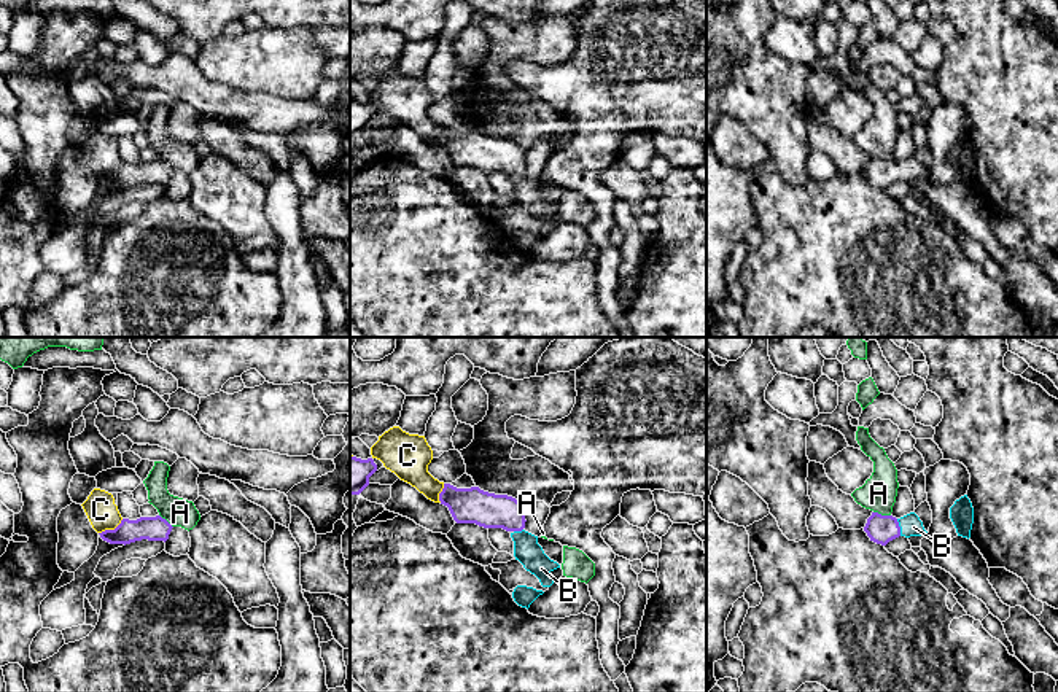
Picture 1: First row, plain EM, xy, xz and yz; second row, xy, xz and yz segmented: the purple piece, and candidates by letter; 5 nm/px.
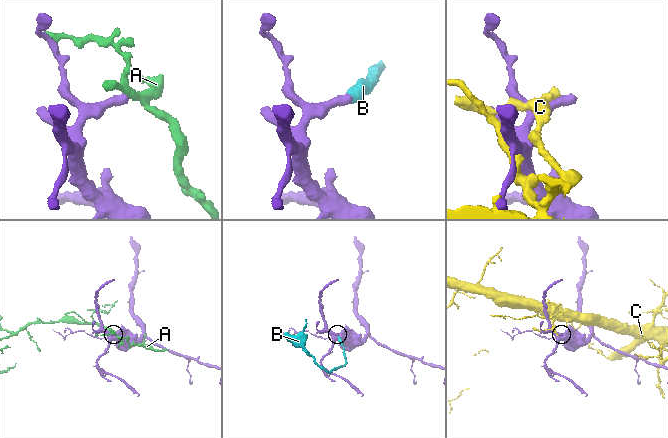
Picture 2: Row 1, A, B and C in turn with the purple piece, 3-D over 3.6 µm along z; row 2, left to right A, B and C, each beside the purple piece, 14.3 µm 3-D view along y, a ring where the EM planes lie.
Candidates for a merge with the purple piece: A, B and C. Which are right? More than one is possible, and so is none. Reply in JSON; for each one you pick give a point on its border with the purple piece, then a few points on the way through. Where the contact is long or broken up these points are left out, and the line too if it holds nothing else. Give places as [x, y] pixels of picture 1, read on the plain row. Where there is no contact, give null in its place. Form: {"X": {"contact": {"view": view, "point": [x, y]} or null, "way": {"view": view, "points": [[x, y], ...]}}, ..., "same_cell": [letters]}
{"B": {"contact": {"view": "yz", "point": [899, 171]}, "way": {"view": "yz", "points": [[880, 172], [899, 171], [910, 169]]}}, "same_cell": ["B"]}

